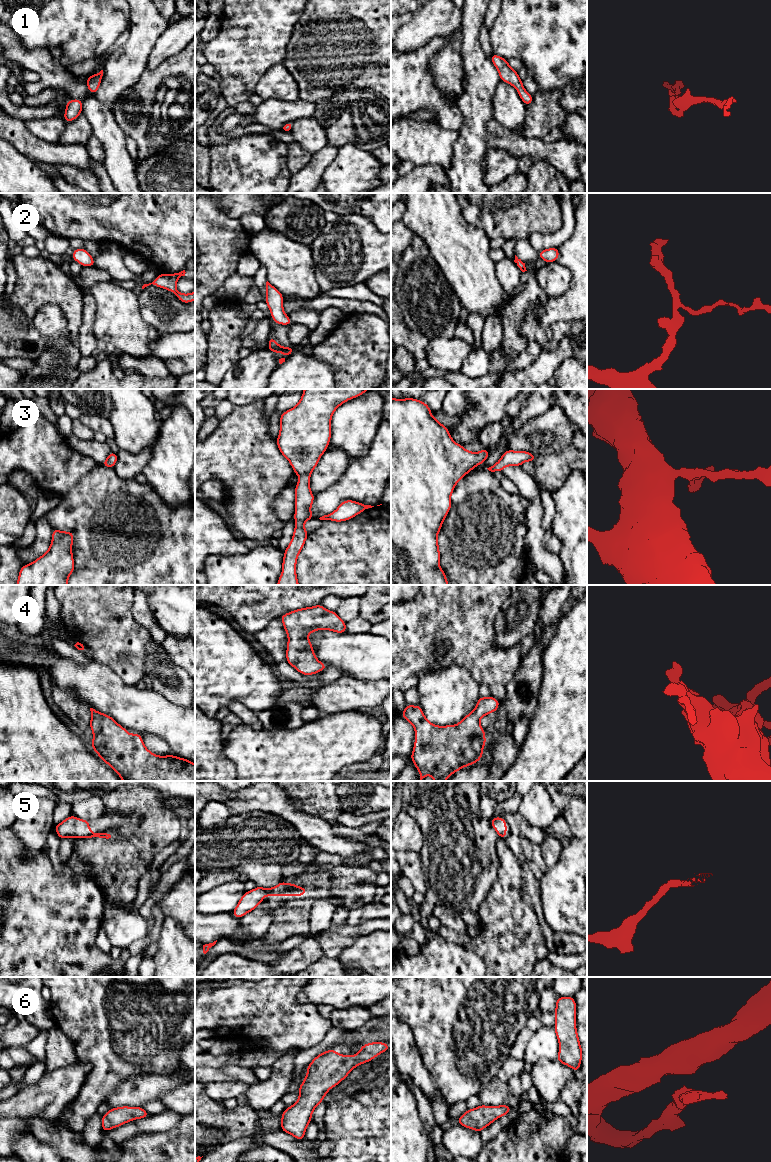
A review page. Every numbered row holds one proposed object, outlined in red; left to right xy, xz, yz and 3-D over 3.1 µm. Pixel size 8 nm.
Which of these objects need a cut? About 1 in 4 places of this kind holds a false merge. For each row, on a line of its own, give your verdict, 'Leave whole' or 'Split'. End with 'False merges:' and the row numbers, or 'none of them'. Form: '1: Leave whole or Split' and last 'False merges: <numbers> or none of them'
1: Leave whole
2: Leave whole
3: Leave whole
4: Leave whole
5: Split
6: Leave whole
False merges: 5

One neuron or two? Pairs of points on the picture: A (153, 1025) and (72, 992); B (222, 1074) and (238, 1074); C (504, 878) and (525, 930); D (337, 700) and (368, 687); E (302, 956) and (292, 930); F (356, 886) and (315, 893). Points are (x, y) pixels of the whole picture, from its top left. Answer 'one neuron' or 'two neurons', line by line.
A: one neuron
B: one neuron
C: one neuron
D: one neuron
E: two neurons
F: one neuron

